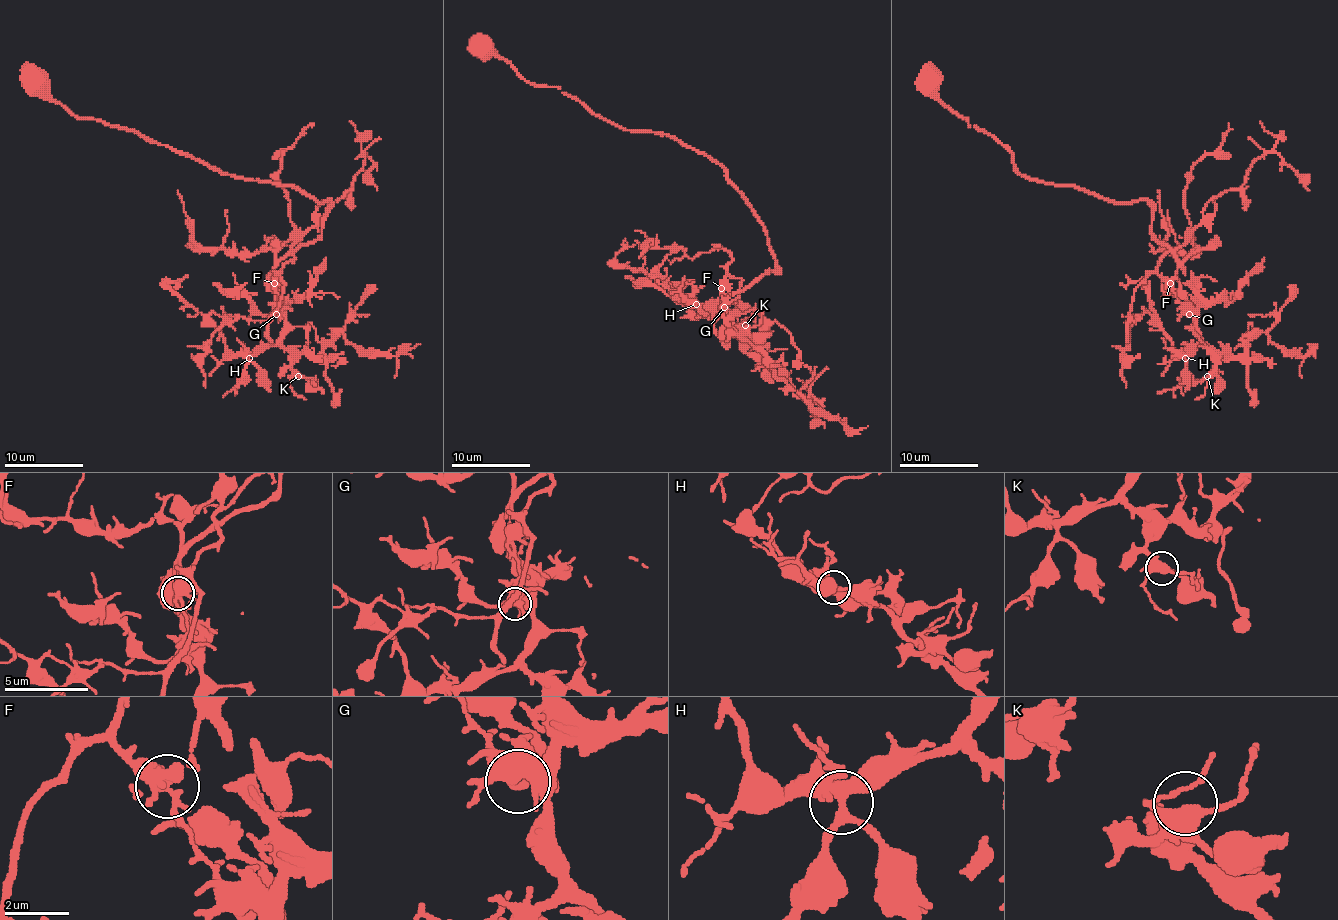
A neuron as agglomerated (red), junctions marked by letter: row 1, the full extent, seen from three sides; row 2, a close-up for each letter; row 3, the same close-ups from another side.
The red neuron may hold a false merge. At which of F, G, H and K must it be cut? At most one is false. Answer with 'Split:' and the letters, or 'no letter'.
Split: F

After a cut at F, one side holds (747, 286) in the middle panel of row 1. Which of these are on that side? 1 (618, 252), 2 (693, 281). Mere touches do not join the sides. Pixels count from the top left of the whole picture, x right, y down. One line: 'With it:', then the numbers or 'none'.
With it: 1, 2

